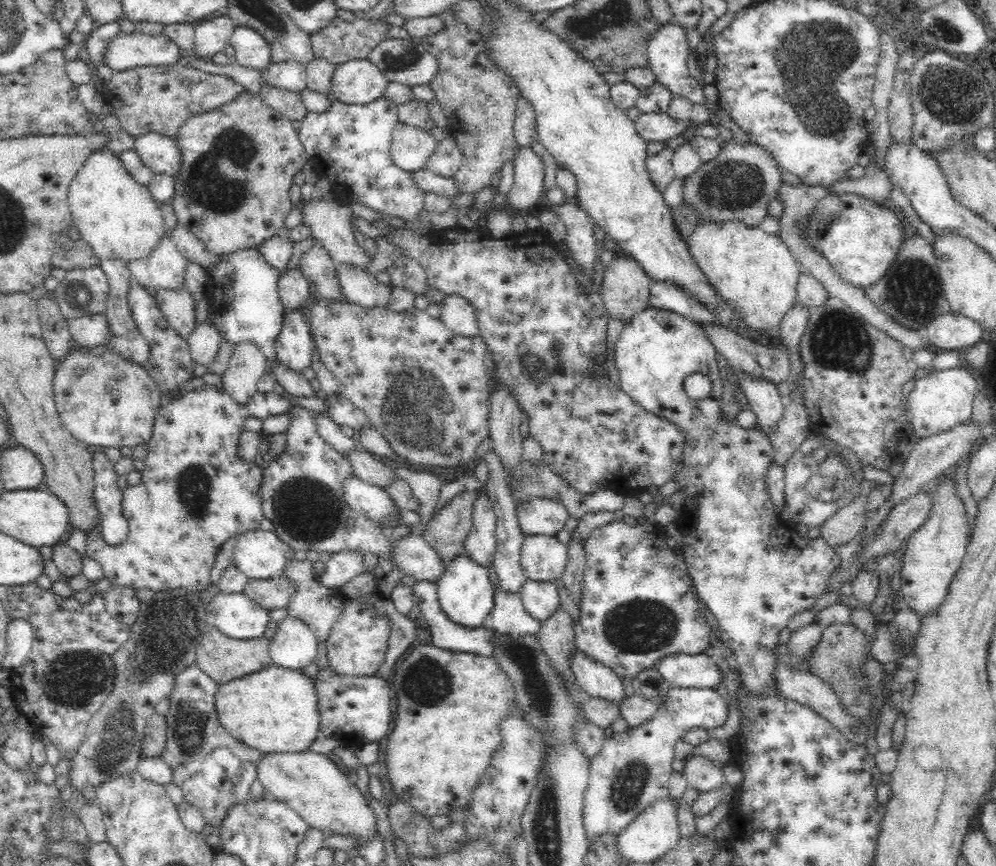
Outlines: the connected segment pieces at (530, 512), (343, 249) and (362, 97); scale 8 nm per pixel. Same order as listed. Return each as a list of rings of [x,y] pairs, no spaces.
[[[531,498],[517,505],[517,518],[525,536],[556,536],[570,513],[558,499]]]
[[[324,197],[311,199],[308,204],[304,203],[301,212],[303,214],[302,224],[309,227],[313,238],[322,243],[322,247],[328,251],[334,264],[346,263],[355,267],[364,267],[372,262],[373,258],[367,255],[366,251],[355,241],[351,225],[353,212],[349,205],[341,204],[337,199]]]
[[[367,58],[348,60],[335,66],[331,91],[344,104],[369,104],[383,97],[388,82]]]

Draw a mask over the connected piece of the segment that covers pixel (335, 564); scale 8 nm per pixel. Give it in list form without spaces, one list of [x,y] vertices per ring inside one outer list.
[[[348,549],[332,553],[330,561],[325,563],[324,572],[318,575],[320,585],[328,589],[338,589],[354,577],[364,574],[362,560],[362,557]]]

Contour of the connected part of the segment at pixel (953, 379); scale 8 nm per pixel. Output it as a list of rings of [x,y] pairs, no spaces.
[[[966,366],[919,373],[915,385],[907,397],[913,431],[918,438],[938,434],[971,418],[974,396],[978,392],[975,378]]]

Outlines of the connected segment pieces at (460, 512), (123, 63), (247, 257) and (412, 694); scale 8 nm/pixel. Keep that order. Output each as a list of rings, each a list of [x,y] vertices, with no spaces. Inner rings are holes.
[[[477,491],[459,493],[444,505],[424,531],[417,531],[446,564],[465,553],[476,498]]]
[[[134,31],[131,34],[120,32],[112,42],[108,44],[104,54],[105,62],[114,72],[122,72],[128,68],[138,68],[138,66],[160,66],[177,64],[182,56],[180,48],[165,35],[150,36],[142,32]]]
[[[256,248],[238,249],[220,255],[216,264],[204,267],[204,270],[208,276],[203,290],[205,296],[212,302],[220,302],[208,306],[208,310],[214,310],[207,312],[208,324],[214,325],[221,338],[233,345],[242,341],[256,343],[269,362],[276,362],[274,342],[281,330],[286,310],[280,302],[276,287],[280,273],[264,260]]]
[[[416,646],[412,648],[410,654],[406,654],[395,666],[394,682],[390,686],[394,686],[394,692],[398,698],[398,722],[394,724],[394,730],[388,734],[388,746],[386,746],[386,758],[383,764],[388,768],[388,778],[390,784],[394,784],[394,793],[399,797],[400,801],[407,802],[416,812],[422,816],[429,818],[431,816],[449,815],[454,810],[462,809],[472,798],[472,792],[476,788],[478,779],[481,779],[482,773],[490,764],[490,756],[492,756],[492,748],[498,748],[500,744],[500,732],[498,732],[498,724],[500,720],[511,711],[515,705],[515,690],[508,673],[504,672],[497,665],[494,659],[476,655],[468,652],[446,651],[436,646]]]

